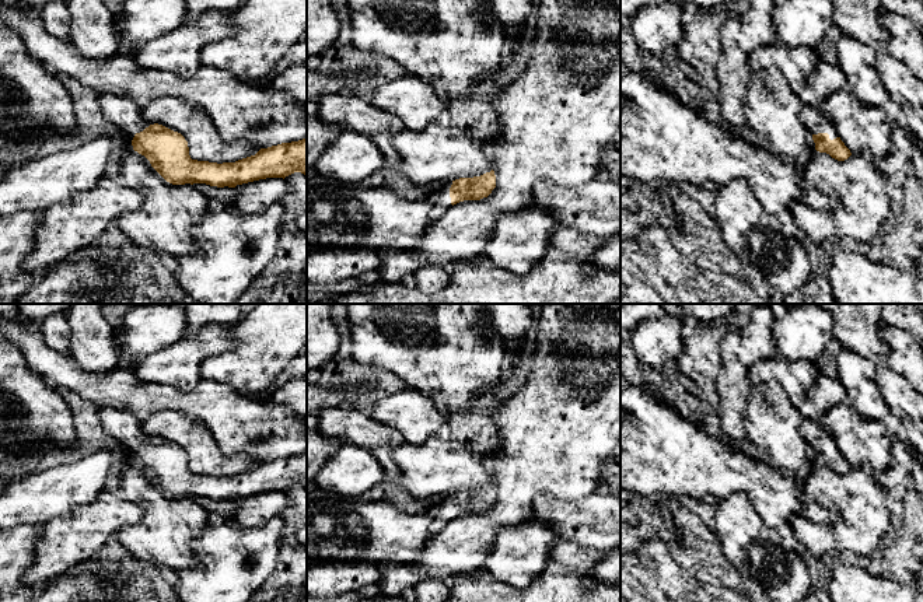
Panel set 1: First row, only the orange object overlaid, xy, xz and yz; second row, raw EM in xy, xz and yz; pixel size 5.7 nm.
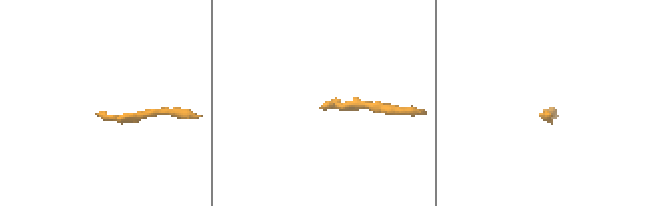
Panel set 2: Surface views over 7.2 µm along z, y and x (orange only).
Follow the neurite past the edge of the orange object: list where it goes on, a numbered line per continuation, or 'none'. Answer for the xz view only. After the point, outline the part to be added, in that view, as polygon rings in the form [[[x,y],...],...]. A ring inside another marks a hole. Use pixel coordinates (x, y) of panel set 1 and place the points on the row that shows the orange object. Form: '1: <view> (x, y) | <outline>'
1: xz (440, 202) | [[[444,182],[438,189],[433,190],[426,202],[430,204],[431,210],[429,217],[431,221],[438,220],[452,204],[450,197],[451,182]]]

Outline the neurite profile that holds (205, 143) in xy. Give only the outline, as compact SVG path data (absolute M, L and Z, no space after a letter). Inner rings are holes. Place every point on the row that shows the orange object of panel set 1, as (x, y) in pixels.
M176 97L154 98L140 111L150 125L158 123L181 133L192 160L235 162L261 150L249 139L224 140L204 112Z

